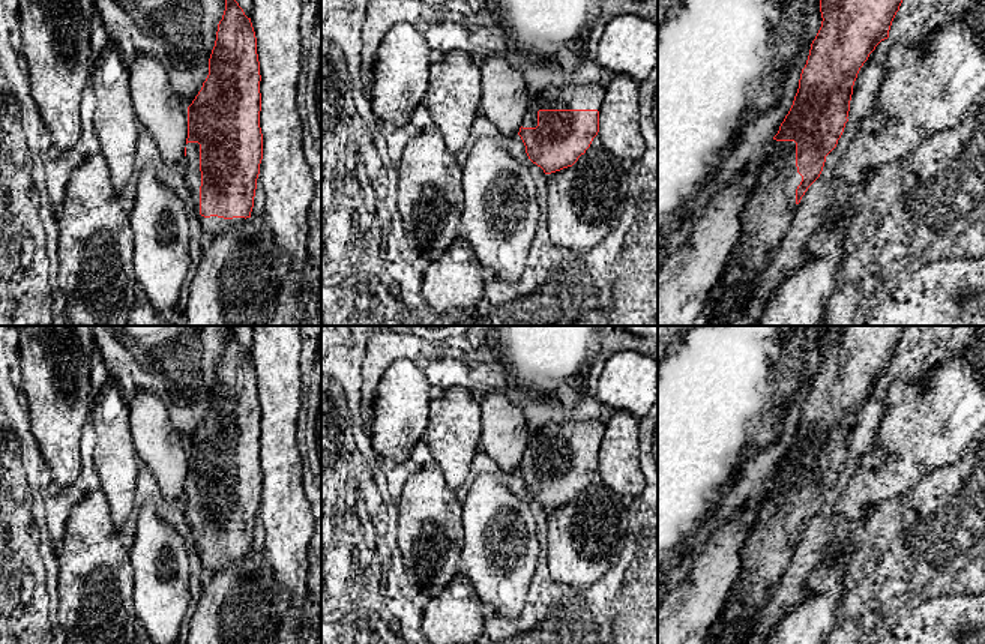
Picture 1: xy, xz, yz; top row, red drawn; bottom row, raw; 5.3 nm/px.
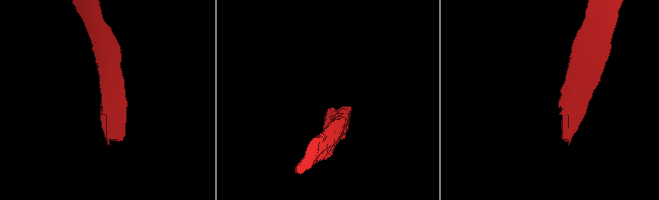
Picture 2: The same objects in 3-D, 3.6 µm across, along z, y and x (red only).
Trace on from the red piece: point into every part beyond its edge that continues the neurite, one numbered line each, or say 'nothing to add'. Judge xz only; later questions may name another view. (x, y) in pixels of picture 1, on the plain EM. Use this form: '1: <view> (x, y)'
1: xz (587, 431)

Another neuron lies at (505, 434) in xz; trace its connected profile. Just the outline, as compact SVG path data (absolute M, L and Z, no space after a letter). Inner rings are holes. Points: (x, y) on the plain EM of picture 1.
M502 390L480 399L482 434L479 447L494 461L499 473L517 471L532 429L524 411Z

